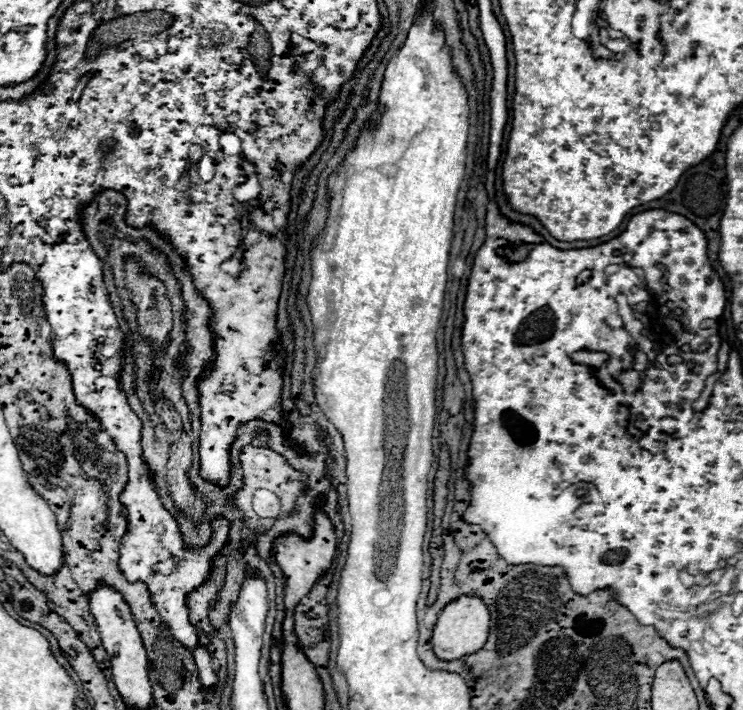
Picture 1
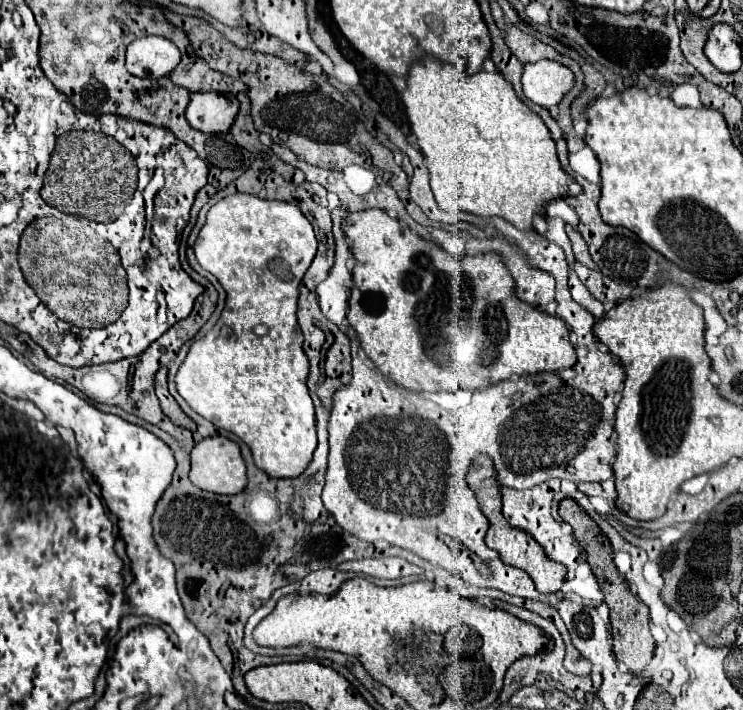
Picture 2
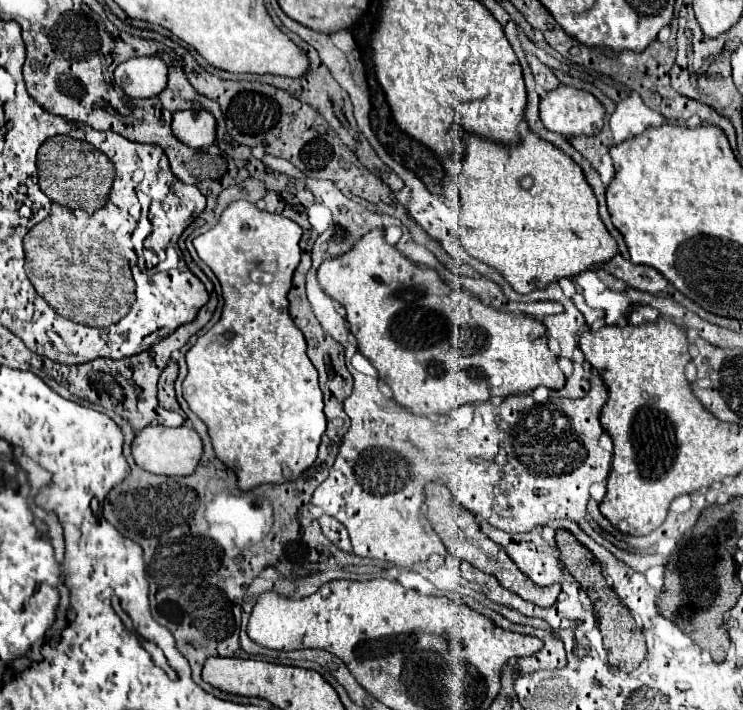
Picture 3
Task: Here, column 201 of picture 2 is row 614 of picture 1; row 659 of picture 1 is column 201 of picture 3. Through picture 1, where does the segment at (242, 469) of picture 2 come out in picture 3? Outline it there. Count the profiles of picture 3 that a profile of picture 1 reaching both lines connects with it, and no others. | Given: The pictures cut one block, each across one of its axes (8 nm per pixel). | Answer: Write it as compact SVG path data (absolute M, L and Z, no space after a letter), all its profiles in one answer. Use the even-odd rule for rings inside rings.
M148 426L132 442L132 456L136 464L152 474L164 476L190 476L196 472L196 466L202 458L202 440L194 428L166 428L166 426Z

